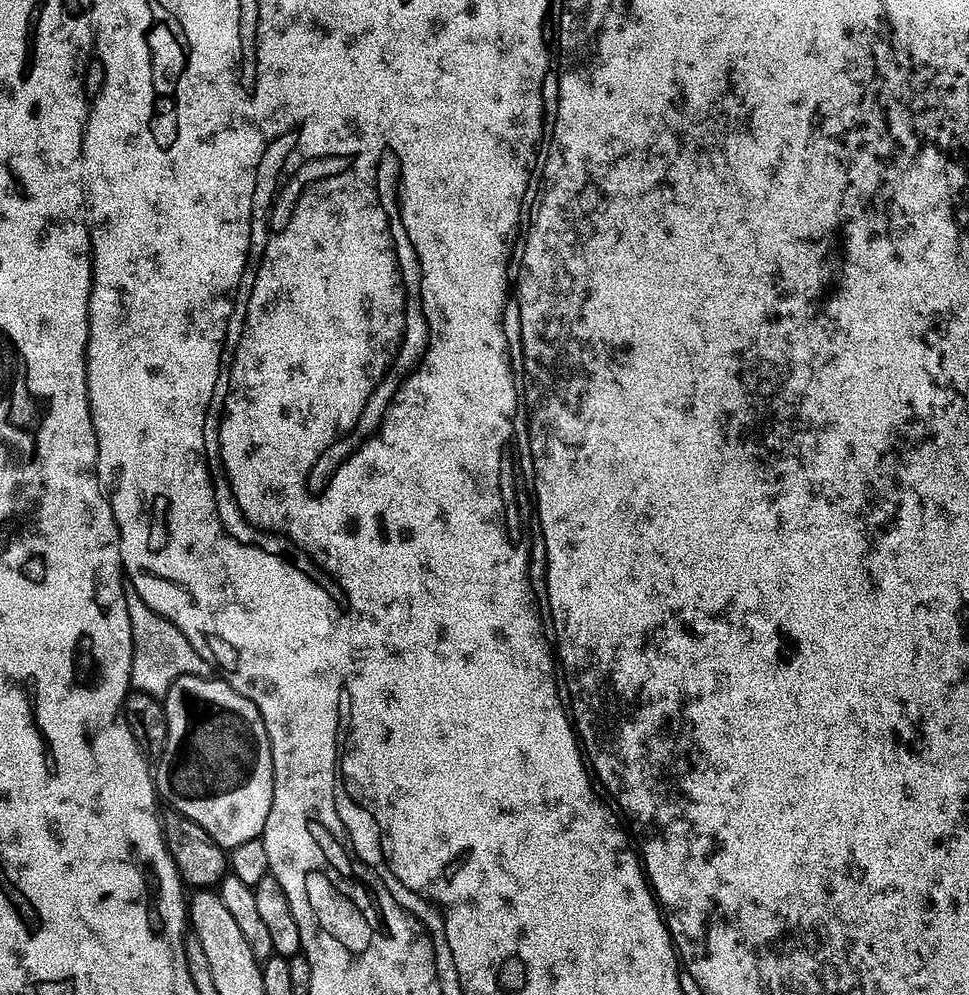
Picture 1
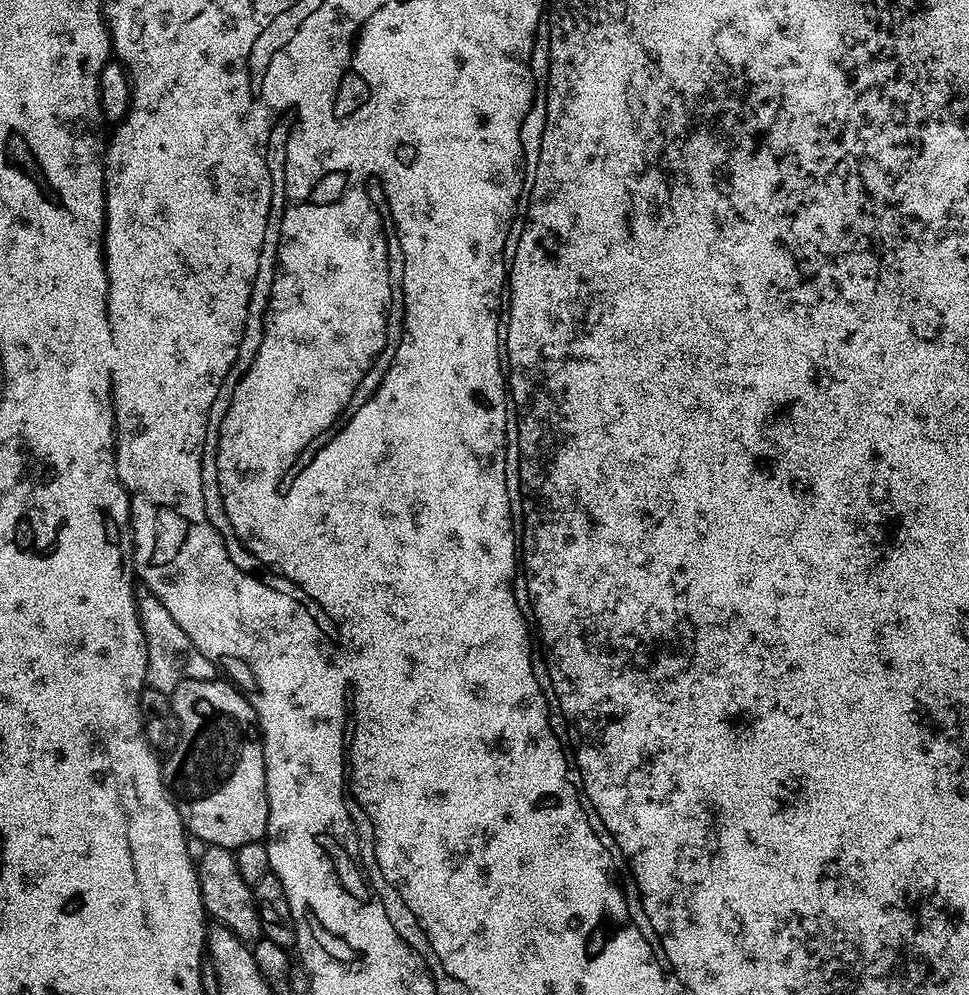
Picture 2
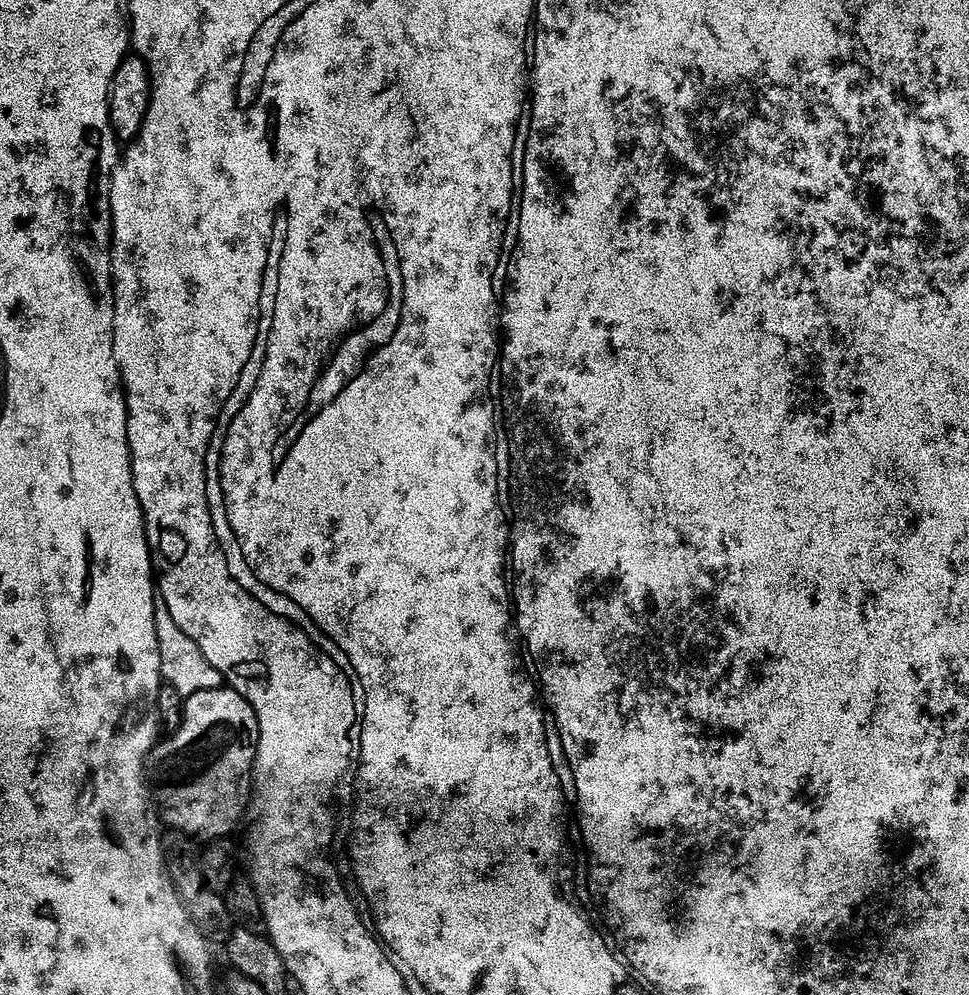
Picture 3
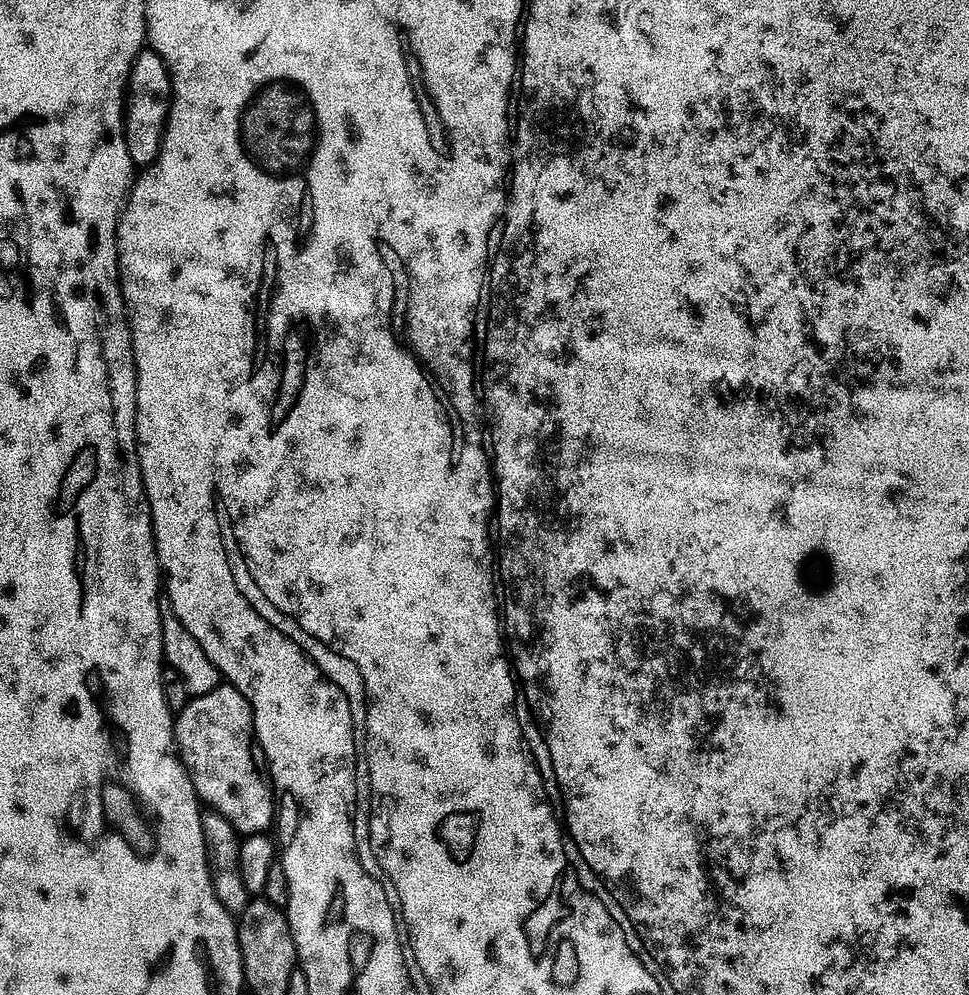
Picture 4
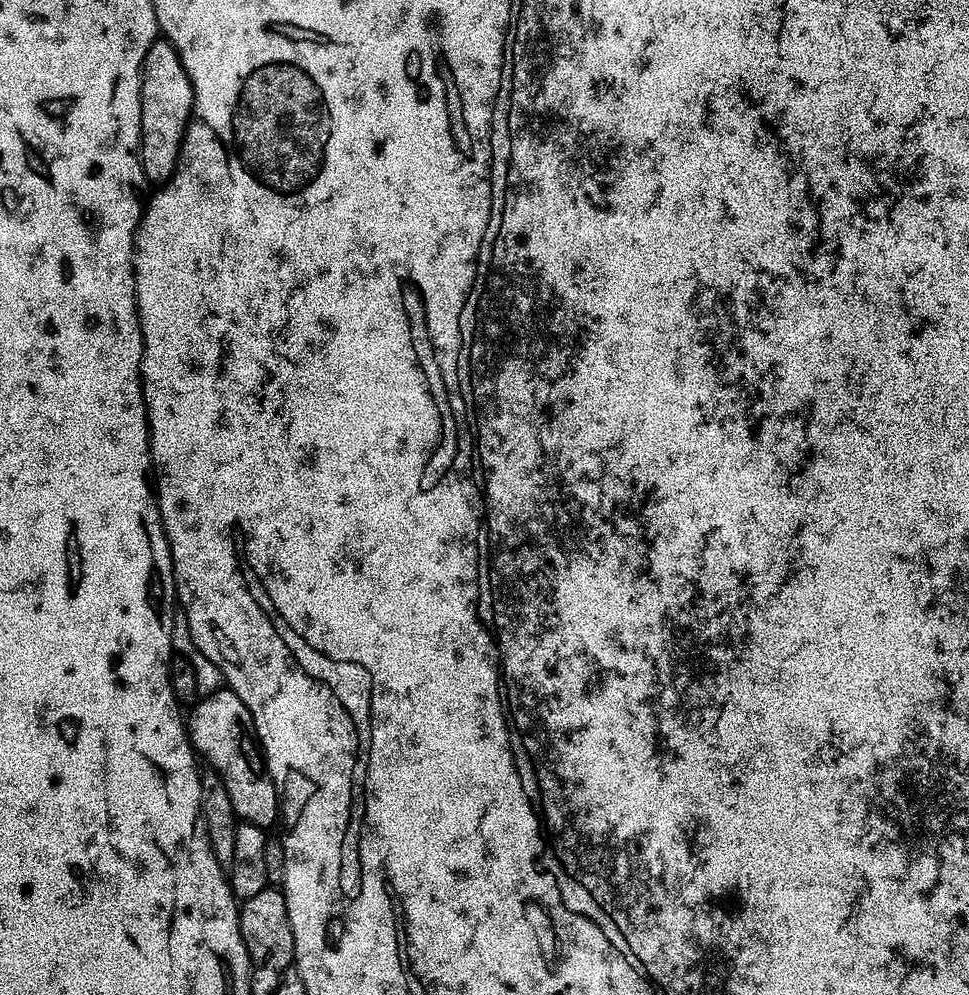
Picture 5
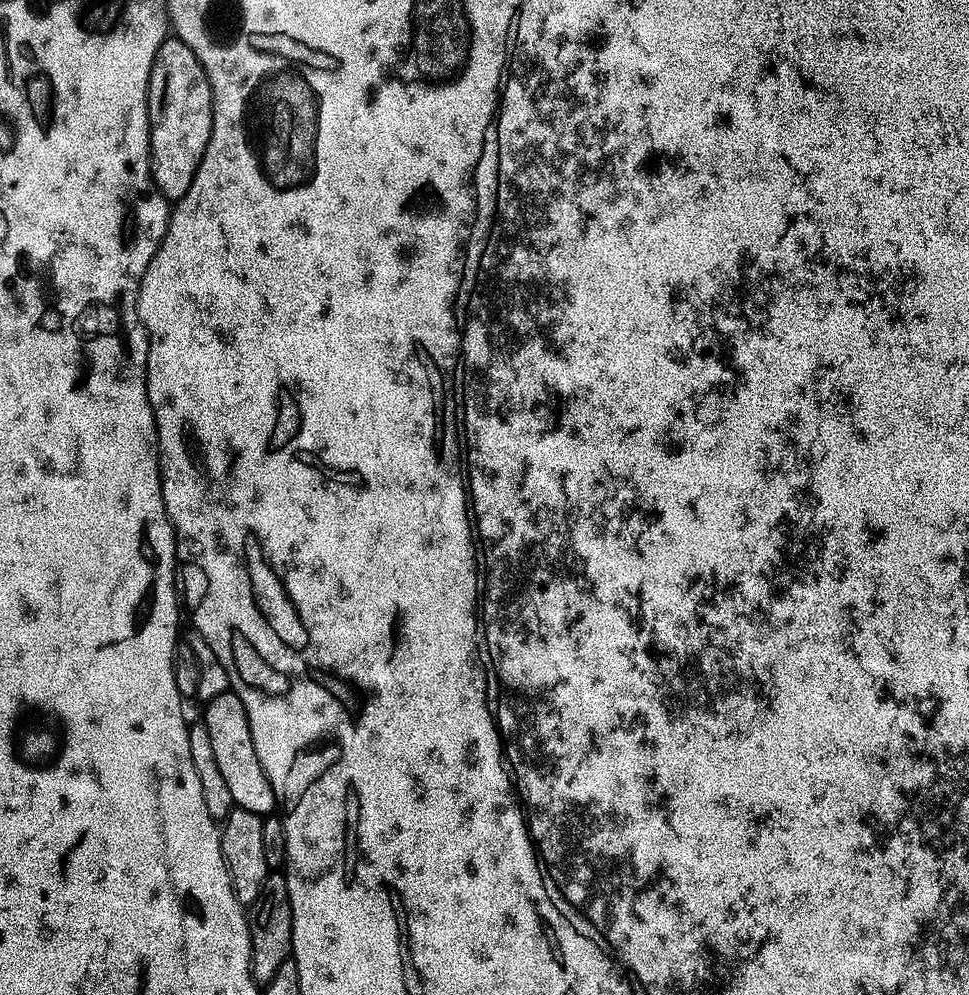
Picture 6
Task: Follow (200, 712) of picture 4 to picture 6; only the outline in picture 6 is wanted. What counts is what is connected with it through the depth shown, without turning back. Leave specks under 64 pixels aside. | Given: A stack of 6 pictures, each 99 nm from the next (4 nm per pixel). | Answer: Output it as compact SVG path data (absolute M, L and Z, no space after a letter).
M229 690L208 702L204 710L202 723L206 730L210 730L210 742L214 745L218 766L226 777L226 783L230 785L230 794L234 794L236 807L250 810L250 814L271 817L278 808L276 791L274 786L270 786L270 778L266 778L264 767L258 758L254 734L250 730L250 718L246 714L242 698L238 698L235 692Z

